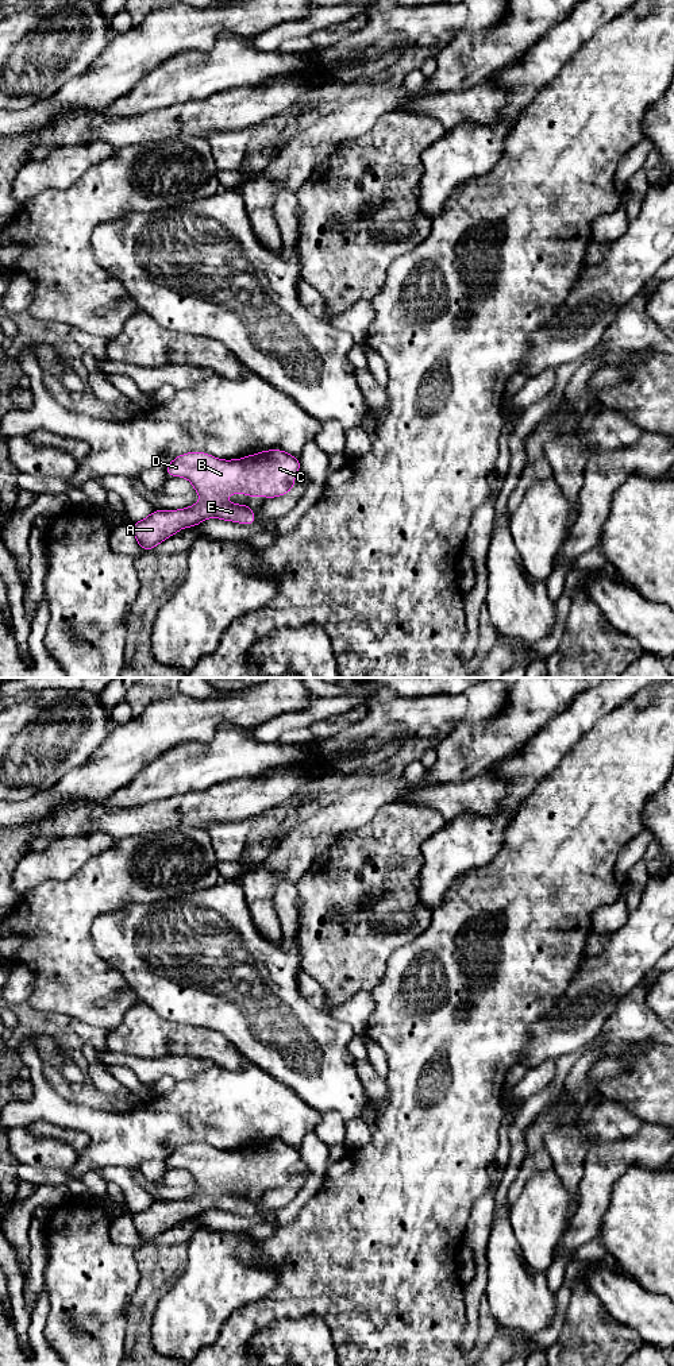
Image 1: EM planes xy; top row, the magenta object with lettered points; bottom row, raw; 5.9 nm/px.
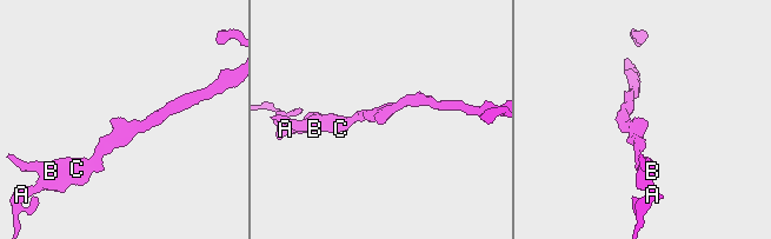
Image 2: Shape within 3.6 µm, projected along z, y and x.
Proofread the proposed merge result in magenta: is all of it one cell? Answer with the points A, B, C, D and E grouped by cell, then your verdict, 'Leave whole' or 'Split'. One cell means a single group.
Groups: A B C D E. Leave whole

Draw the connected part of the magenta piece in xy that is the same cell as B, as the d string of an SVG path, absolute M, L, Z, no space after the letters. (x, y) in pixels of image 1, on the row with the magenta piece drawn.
M281 449L236 460L188 452L177 456L163 470L169 476L188 478L203 499L182 510L154 510L147 518L134 522L132 533L145 551L176 535L182 526L197 526L209 517L253 525L255 512L250 510L247 503L238 506L224 502L223 497L238 491L247 497L281 497L293 489L293 476L301 470L301 464L299 458Z

